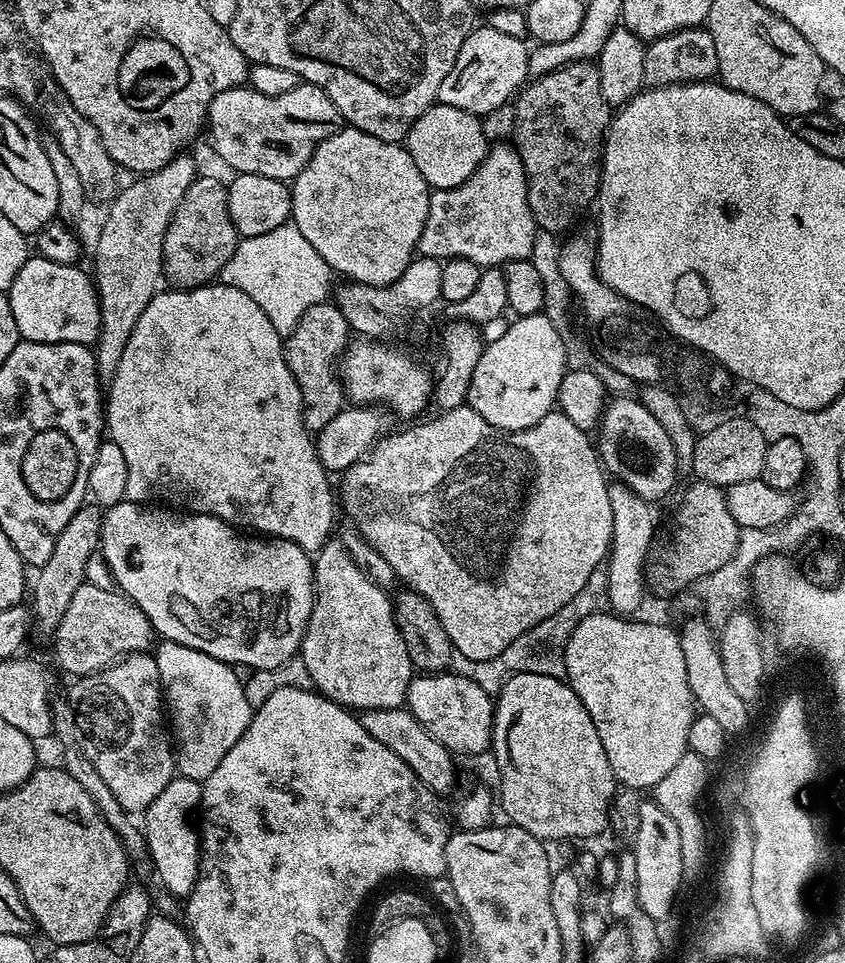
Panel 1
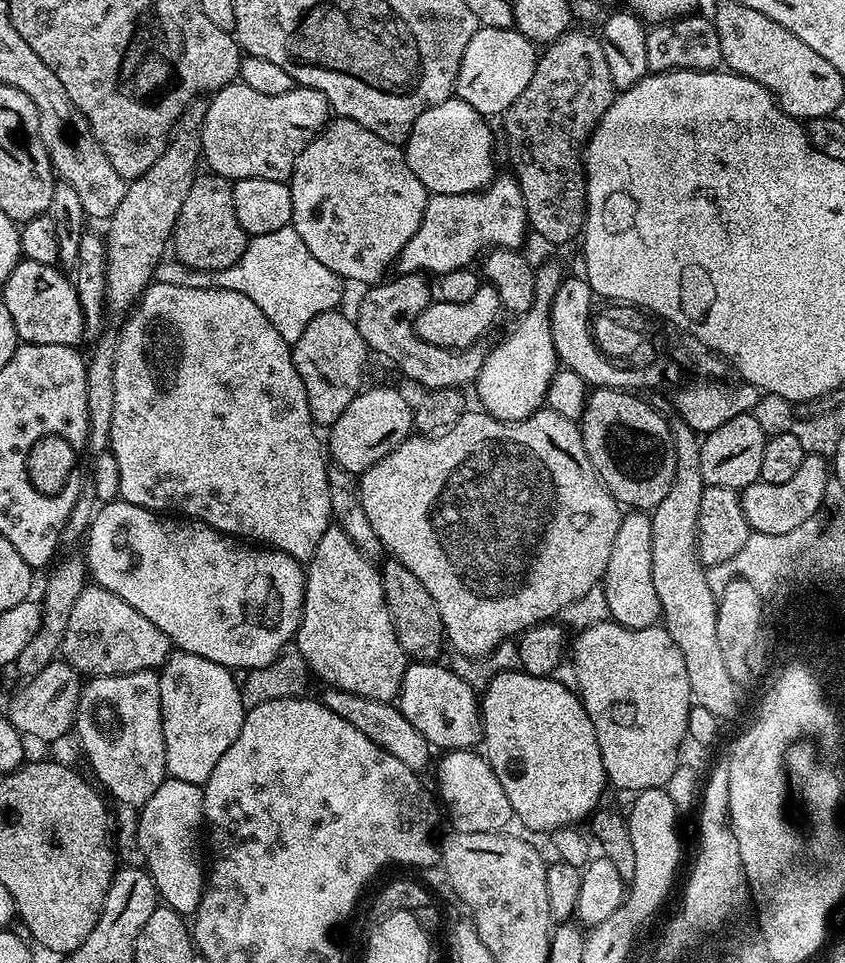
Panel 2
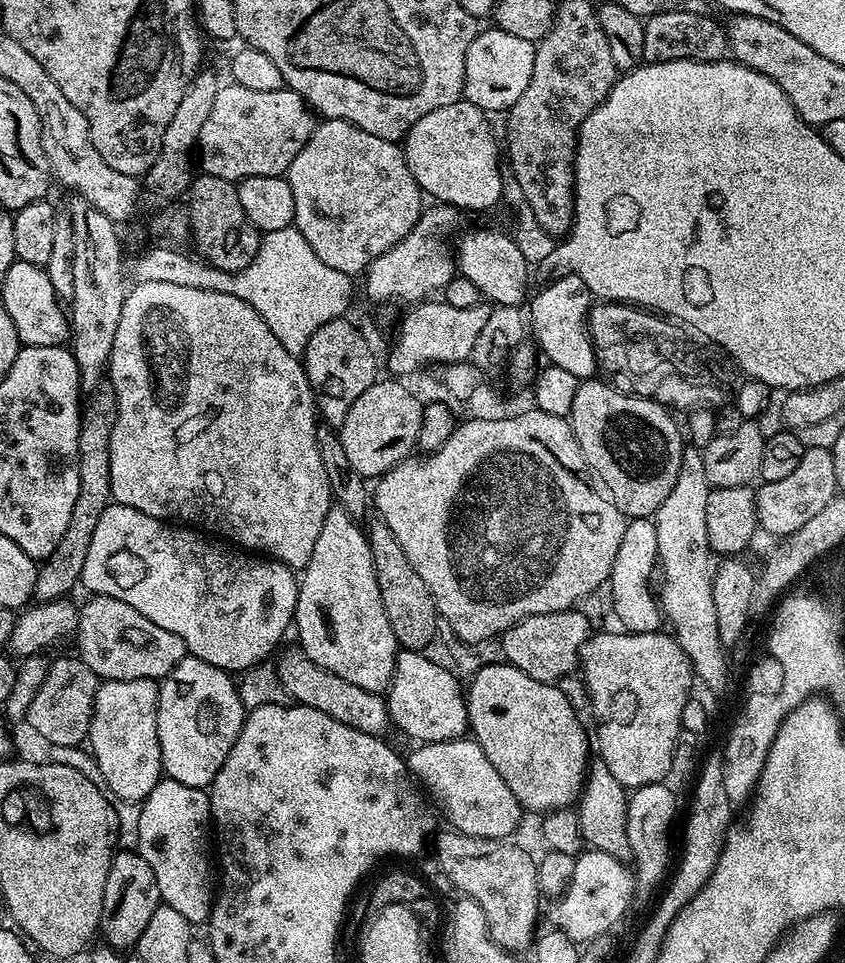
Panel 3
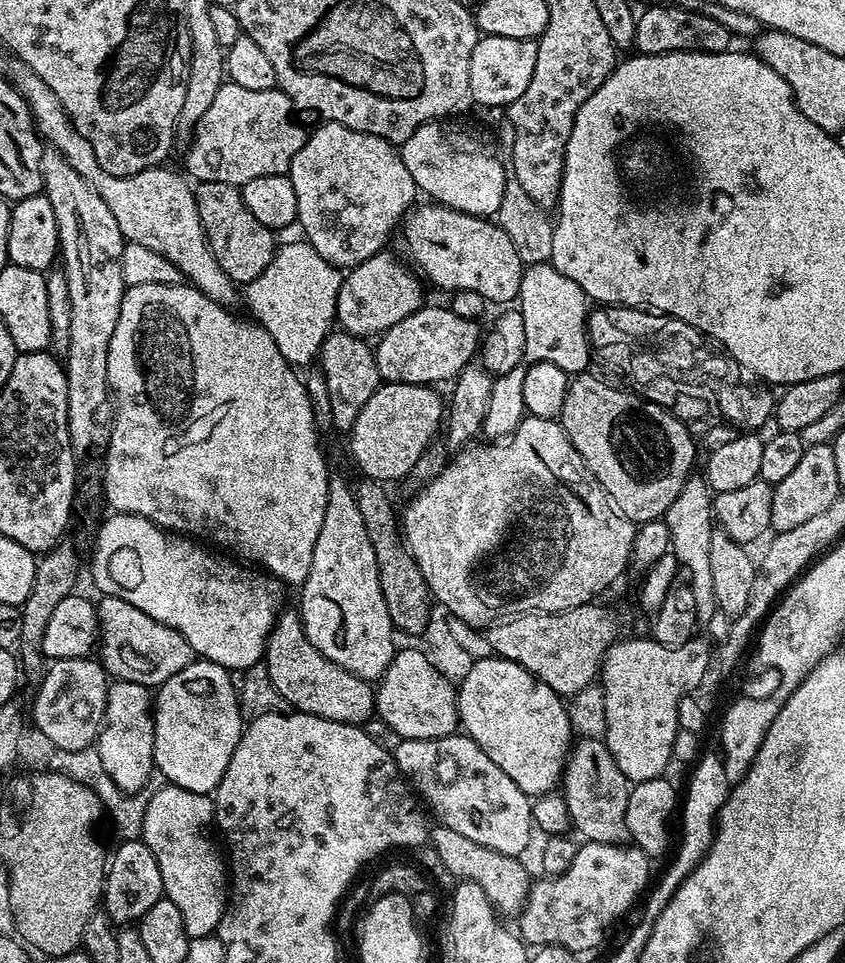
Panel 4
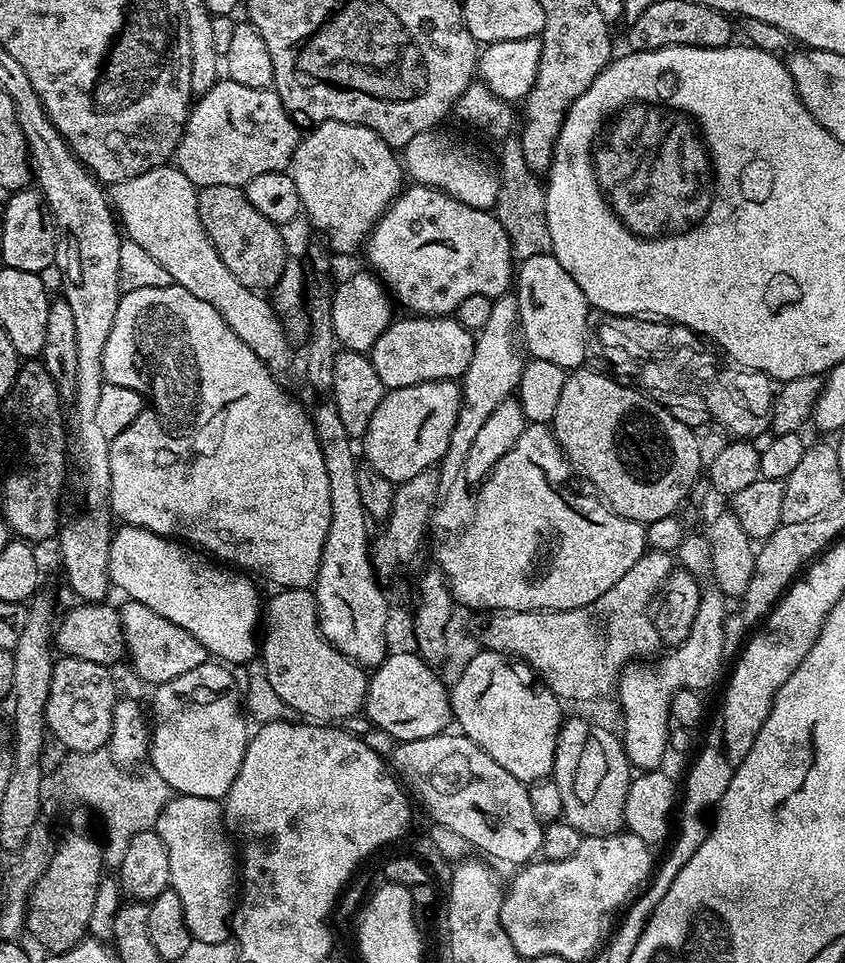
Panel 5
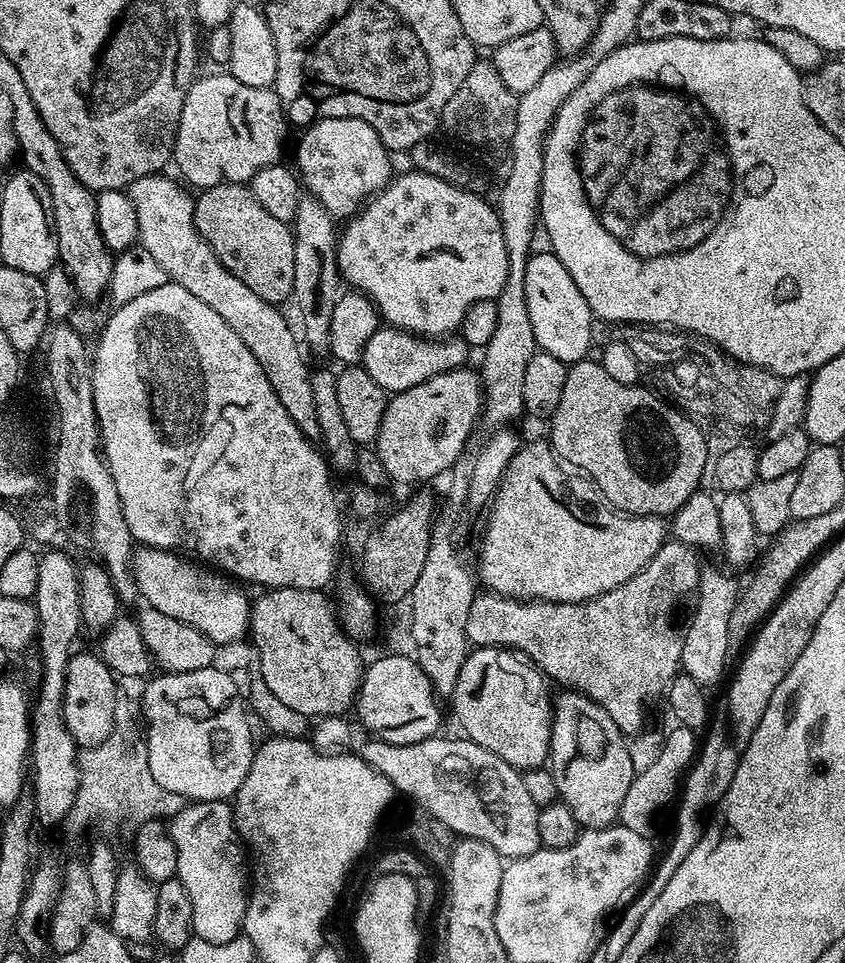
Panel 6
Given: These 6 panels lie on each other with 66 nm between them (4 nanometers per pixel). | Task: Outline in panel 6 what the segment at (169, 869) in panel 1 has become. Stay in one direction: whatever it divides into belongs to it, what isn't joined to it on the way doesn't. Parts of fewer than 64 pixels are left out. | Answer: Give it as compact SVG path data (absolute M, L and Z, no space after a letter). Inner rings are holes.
M228 800L188 802L179 814L171 817L170 831L174 850L178 852L175 879L186 886L186 898L190 898L193 937L211 944L230 942L241 935L249 894L246 849L232 821L231 803Z

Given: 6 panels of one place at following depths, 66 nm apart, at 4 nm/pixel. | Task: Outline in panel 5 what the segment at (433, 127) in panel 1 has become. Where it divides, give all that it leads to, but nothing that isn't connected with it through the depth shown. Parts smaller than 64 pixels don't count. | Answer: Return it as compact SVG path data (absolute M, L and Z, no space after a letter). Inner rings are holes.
M440 131L423 132L406 142L402 149L402 167L405 173L415 183L437 188L458 202L466 202L466 206L495 209L501 182L497 165L493 161L491 164L474 145L467 144L462 137Z

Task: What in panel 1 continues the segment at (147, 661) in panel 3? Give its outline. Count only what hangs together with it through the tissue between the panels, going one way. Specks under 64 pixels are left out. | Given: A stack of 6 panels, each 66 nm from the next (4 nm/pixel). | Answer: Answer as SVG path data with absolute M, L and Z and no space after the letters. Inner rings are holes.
M92 582L78 586L62 622L58 622L54 637L56 660L61 670L69 672L72 678L88 676L125 656L148 652L153 647L154 633L146 614L142 614L140 607L123 592L109 588Z

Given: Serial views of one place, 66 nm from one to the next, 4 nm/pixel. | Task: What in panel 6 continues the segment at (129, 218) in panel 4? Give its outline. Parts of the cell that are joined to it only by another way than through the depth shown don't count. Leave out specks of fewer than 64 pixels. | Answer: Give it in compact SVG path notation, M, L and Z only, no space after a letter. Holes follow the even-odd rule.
M168 174L138 178L138 182L129 184L126 191L138 218L139 247L144 248L146 254L162 266L162 270L166 270L171 283L182 286L182 290L190 290L194 298L206 302L206 306L218 313L222 322L226 322L226 326L230 326L230 330L246 342L250 354L258 358L258 366L262 366L266 382L270 382L274 394L278 394L278 402L282 402L294 426L298 426L308 440L319 441L314 390L310 386L310 364L304 361L301 341L296 332L292 333L287 318L280 313L281 309L258 298L258 294L242 282L242 278L234 278L234 274L222 266L212 247L198 234L193 197L188 197Z

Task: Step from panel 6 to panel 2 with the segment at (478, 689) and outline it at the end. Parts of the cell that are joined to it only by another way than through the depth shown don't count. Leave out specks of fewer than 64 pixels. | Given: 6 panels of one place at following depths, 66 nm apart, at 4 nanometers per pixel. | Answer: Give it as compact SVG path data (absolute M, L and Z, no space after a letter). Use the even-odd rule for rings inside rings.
M507 670L499 672L483 689L482 699L480 700L480 718L482 721L482 752L486 757L489 766L493 768L494 774L502 784L506 797L509 798L512 807L512 815L518 821L521 820L532 832L546 832L552 834L559 828L576 826L579 820L587 821L592 813L597 811L601 803L600 795L606 789L606 775L603 768L602 754L599 753L598 738L595 737L594 723L590 720L590 715L584 709L584 704L579 695L568 684L553 679L551 675L532 676L523 670Z

